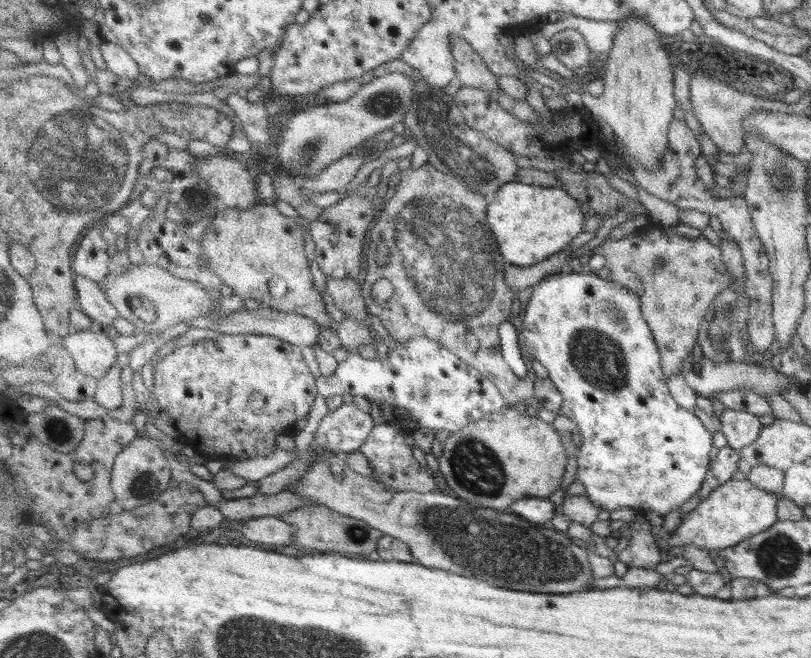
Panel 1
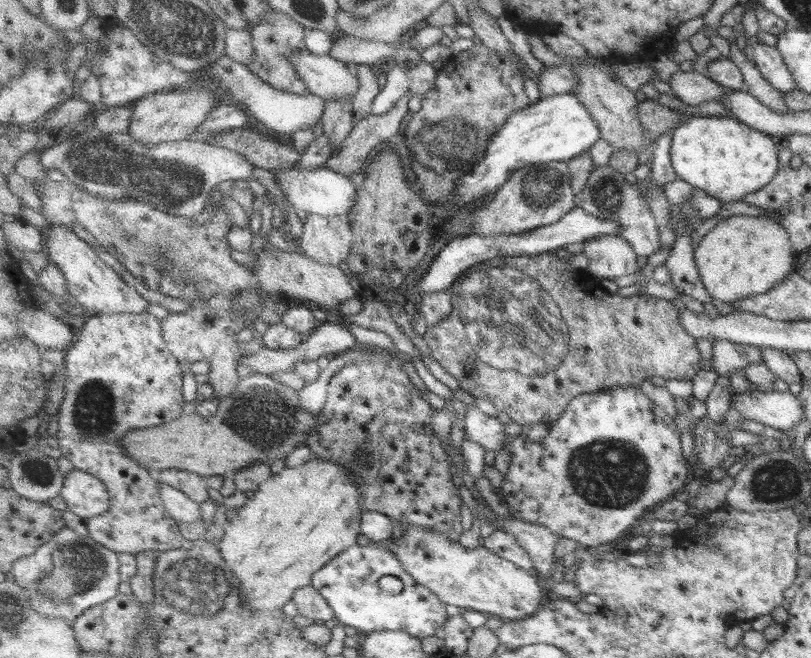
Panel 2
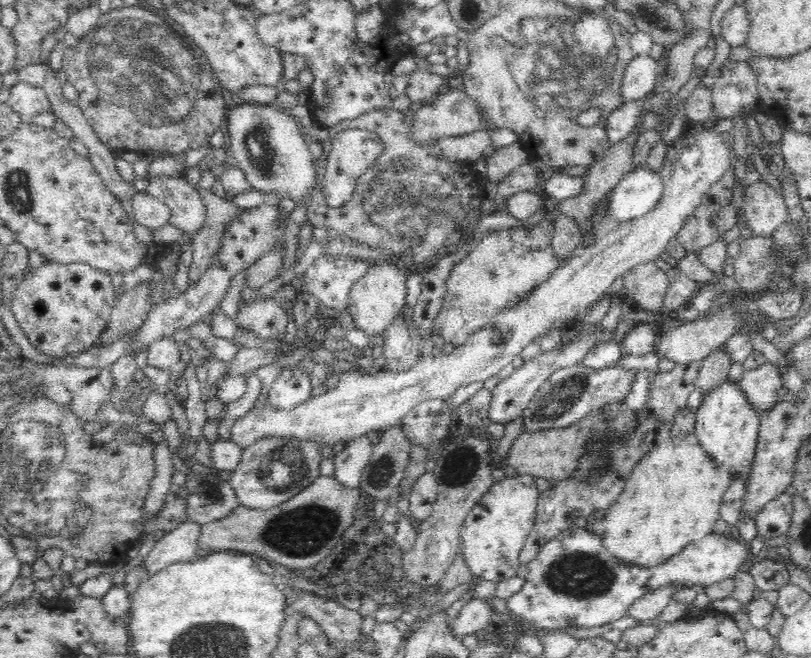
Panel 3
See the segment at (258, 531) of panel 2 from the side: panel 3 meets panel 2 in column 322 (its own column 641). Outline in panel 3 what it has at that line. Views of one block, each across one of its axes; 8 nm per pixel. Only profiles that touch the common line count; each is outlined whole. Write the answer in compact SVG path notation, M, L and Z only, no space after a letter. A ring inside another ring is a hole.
M694 433L682 439L667 438L654 450L645 454L634 466L632 474L626 478L624 490L621 490L612 504L605 509L602 521L604 535L601 546L613 557L617 566L632 569L658 569L671 561L676 554L705 535L711 534L716 526L722 496L731 482L724 473L720 473L706 453L701 449Z

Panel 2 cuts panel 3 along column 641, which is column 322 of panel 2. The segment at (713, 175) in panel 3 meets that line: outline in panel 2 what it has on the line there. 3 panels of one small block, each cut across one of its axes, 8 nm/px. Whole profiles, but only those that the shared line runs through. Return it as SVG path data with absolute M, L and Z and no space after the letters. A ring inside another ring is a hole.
M310 213L304 220L300 244L310 258L325 265L341 266L356 244L350 215L332 217Z

